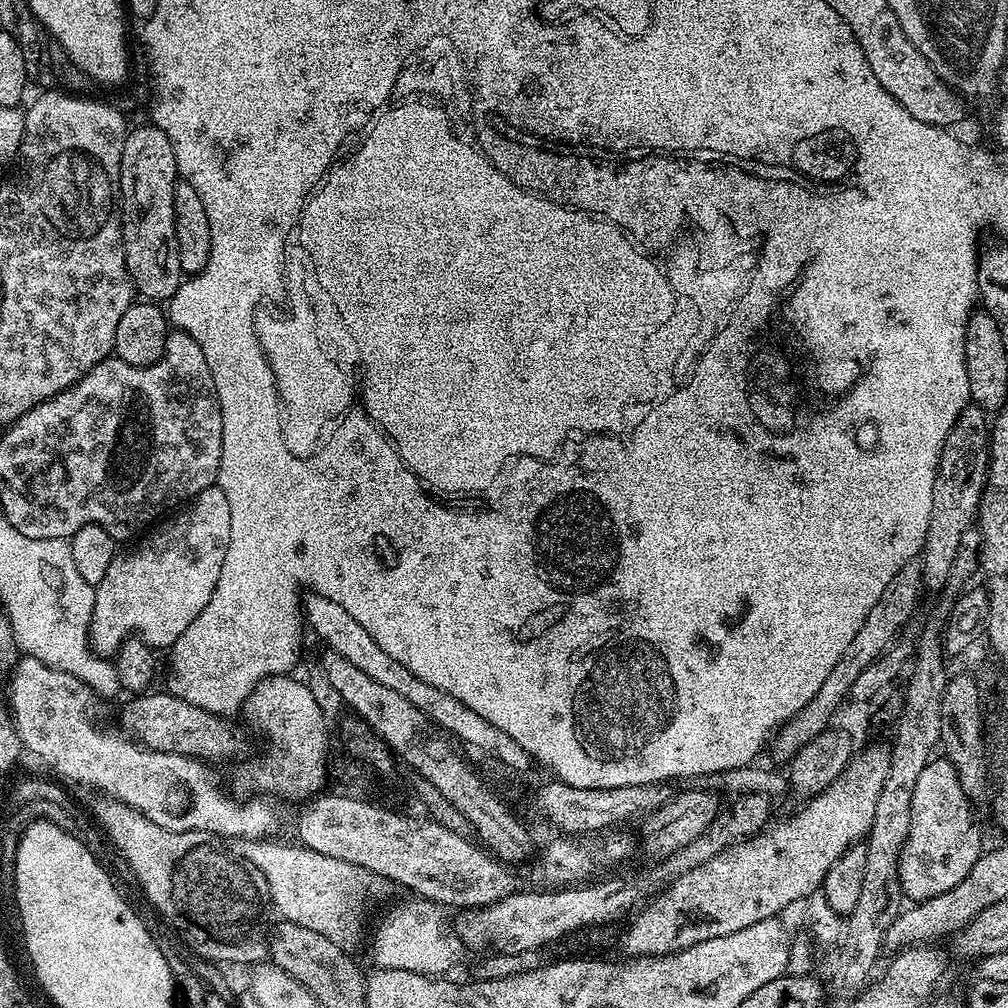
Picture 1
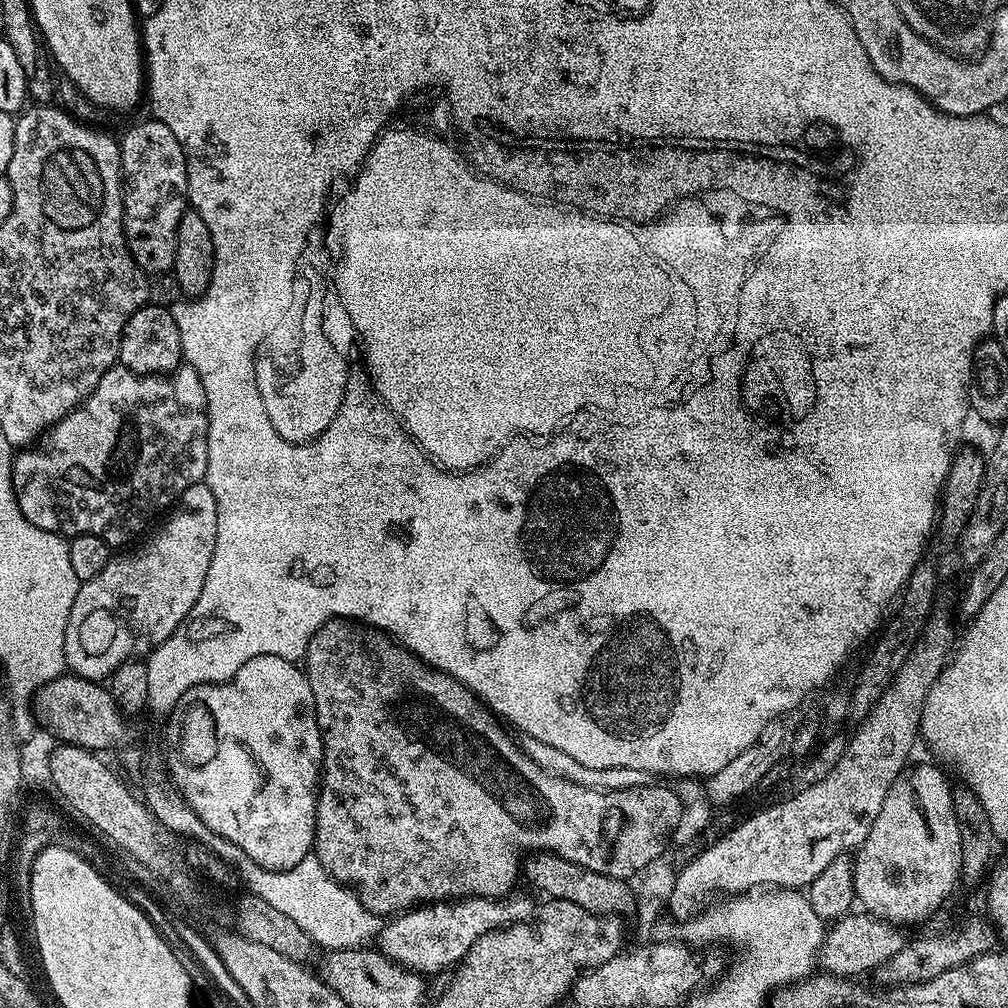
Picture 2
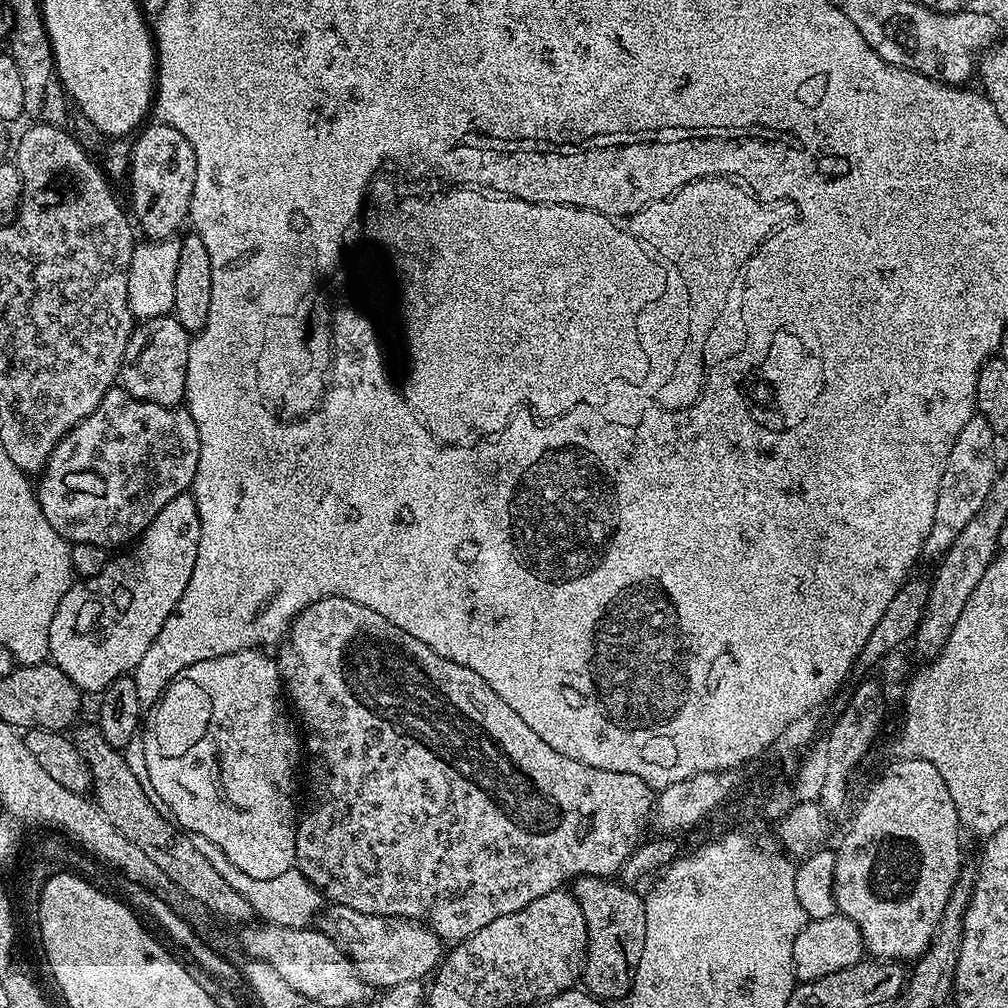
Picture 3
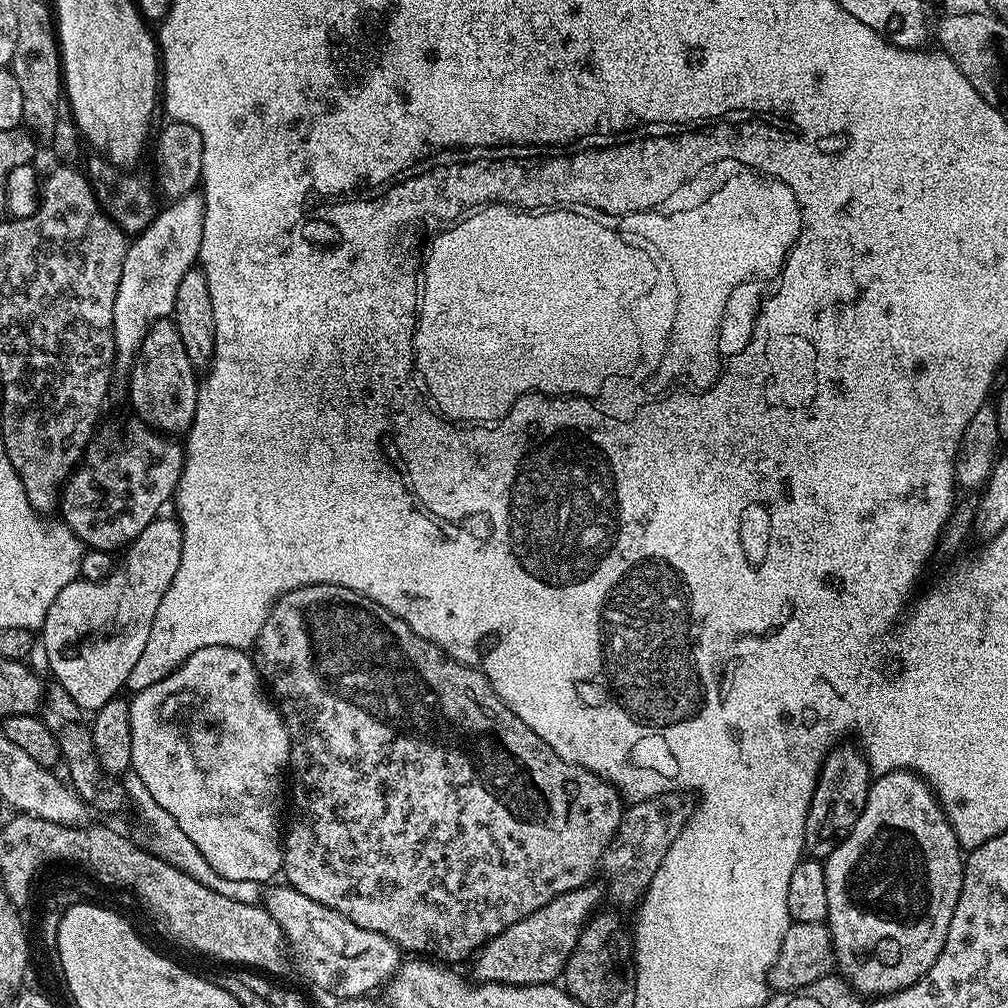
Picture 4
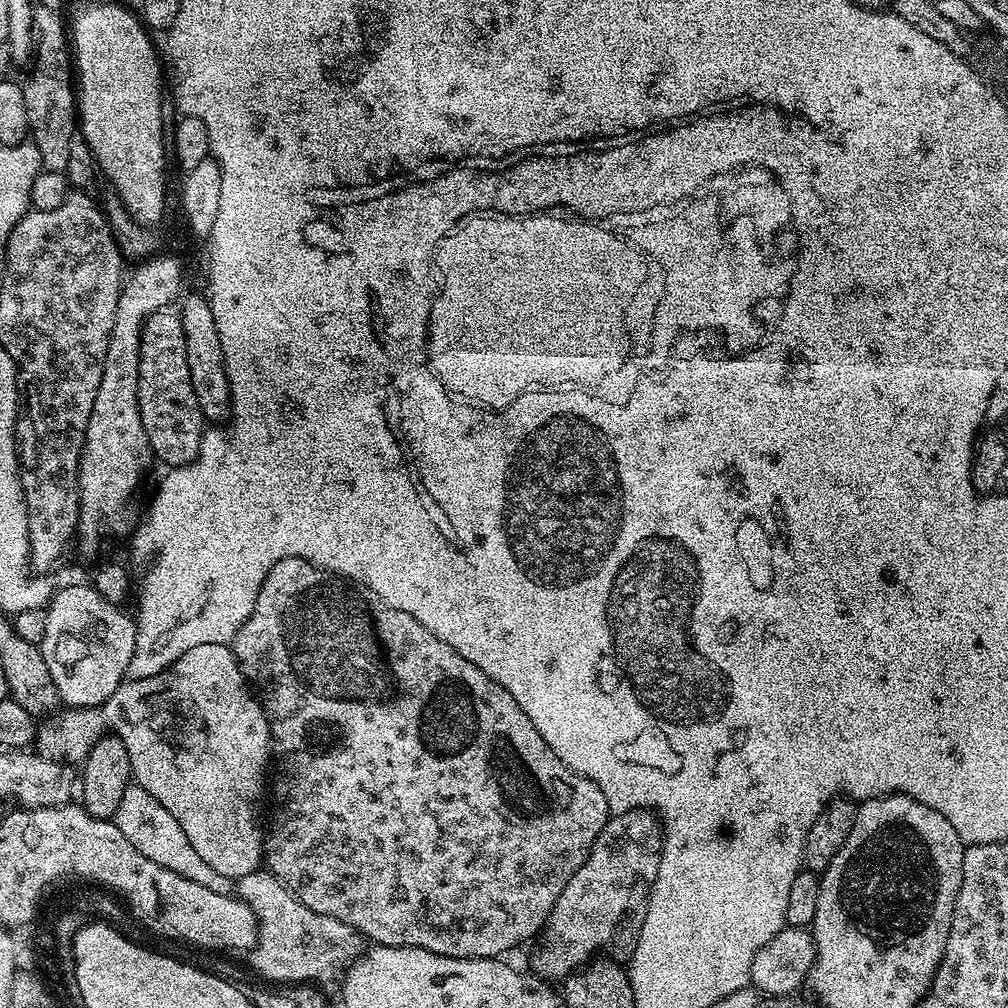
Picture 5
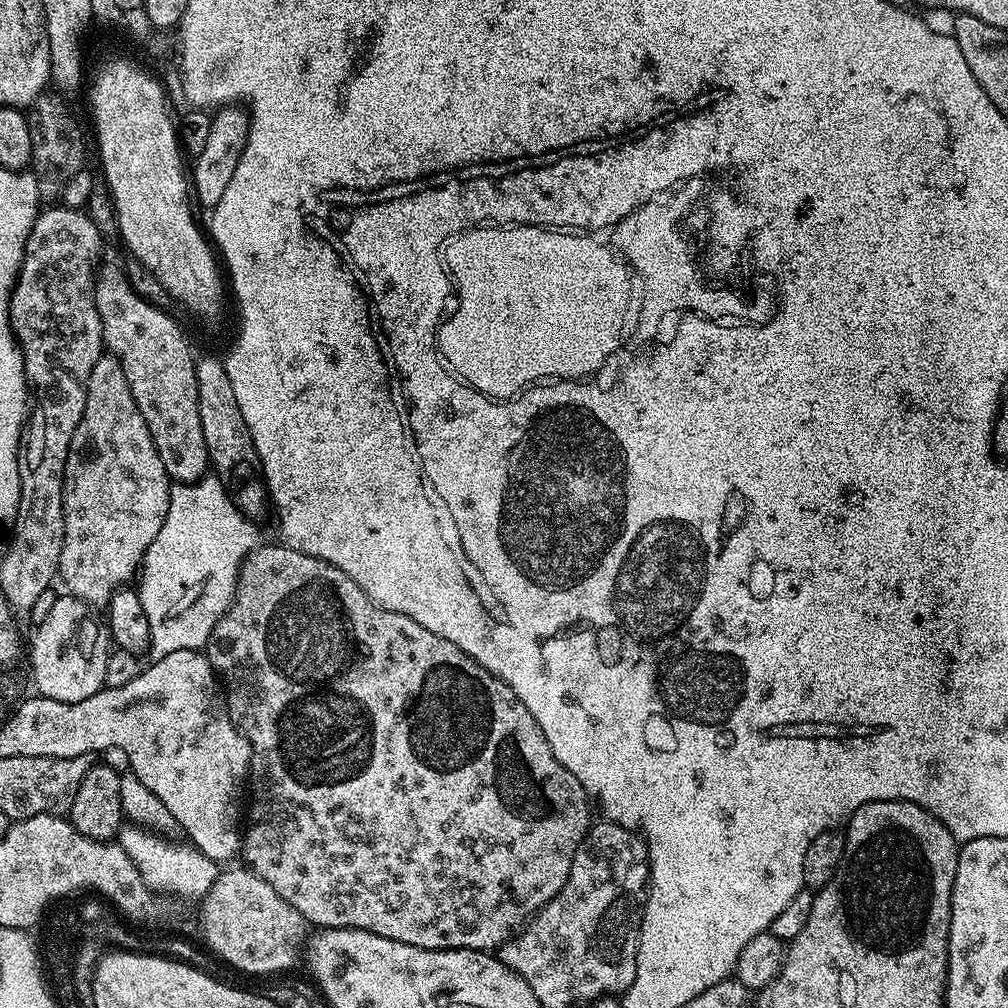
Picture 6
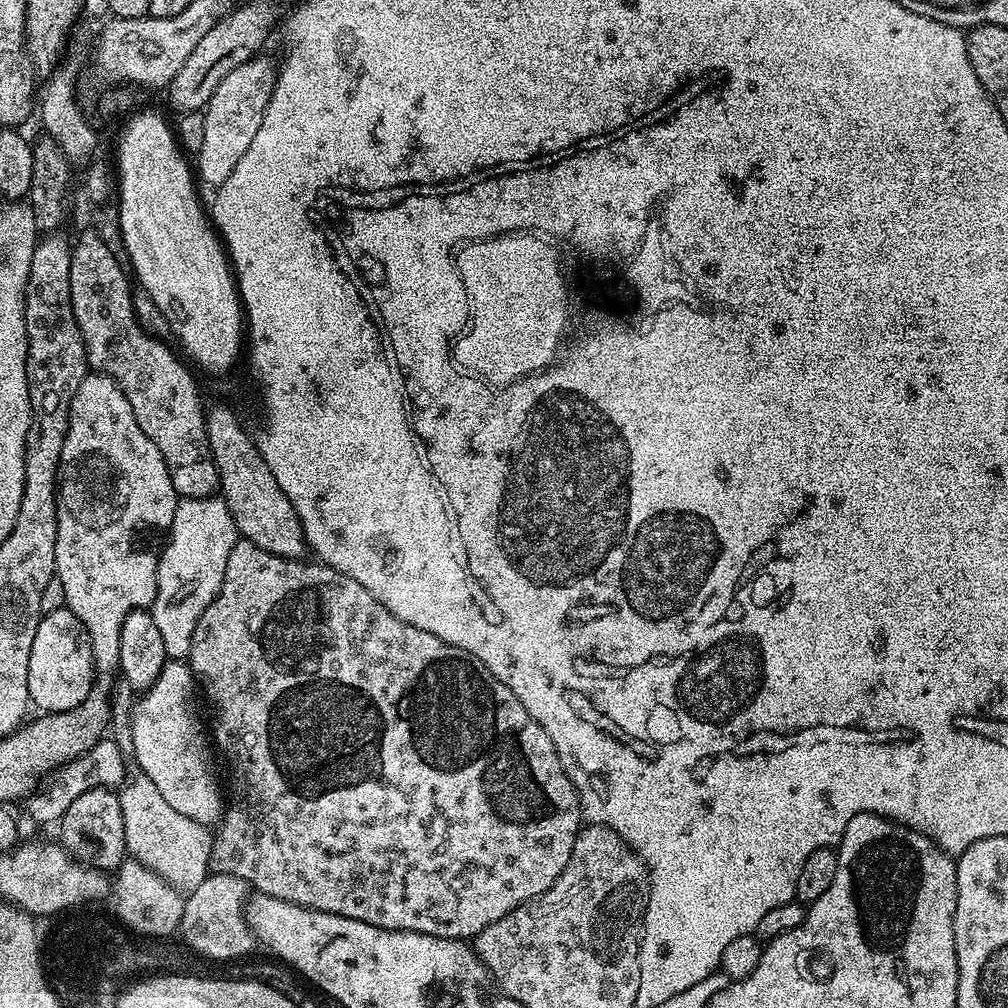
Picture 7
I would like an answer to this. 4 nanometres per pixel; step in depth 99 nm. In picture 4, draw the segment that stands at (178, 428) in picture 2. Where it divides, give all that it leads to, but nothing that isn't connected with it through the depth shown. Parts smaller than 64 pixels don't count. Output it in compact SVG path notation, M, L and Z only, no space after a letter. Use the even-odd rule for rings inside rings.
M143 422L135 423L126 425L121 436L116 432L101 431L84 449L82 463L68 477L60 493L58 512L59 515L64 515L61 516L62 523L79 543L81 540L88 548L110 553L115 553L116 548L127 549L138 538L138 534L142 534L142 530L146 530L146 526L150 526L150 522L161 515L160 507L175 497L184 469L184 448L181 441L179 444L176 441L179 439L169 438Z

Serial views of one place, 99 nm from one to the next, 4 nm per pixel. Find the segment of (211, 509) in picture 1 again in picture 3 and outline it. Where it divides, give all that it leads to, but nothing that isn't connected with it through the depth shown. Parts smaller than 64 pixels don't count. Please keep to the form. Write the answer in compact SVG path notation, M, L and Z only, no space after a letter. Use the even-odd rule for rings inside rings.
M191 491L183 492L178 498L166 502L164 509L152 520L152 525L135 541L129 556L109 559L98 574L77 579L66 590L54 614L54 622L50 622L48 654L51 663L57 664L77 684L81 693L103 693L119 676L135 673L138 662L146 658L146 650L150 650L154 638L158 638L166 618L170 618L178 606L186 586L190 586L201 538L196 500Z

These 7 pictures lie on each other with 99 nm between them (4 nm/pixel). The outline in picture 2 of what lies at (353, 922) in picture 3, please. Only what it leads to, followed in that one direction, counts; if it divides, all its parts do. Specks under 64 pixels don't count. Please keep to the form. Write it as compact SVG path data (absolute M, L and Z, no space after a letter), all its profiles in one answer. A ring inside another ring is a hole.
M518 893L499 898L465 897L435 901L403 911L381 927L378 937L379 951L395 964L401 964L404 968L426 976L448 967L451 969L464 959L478 938L498 928L525 923L535 915L536 905L534 906L531 898Z

